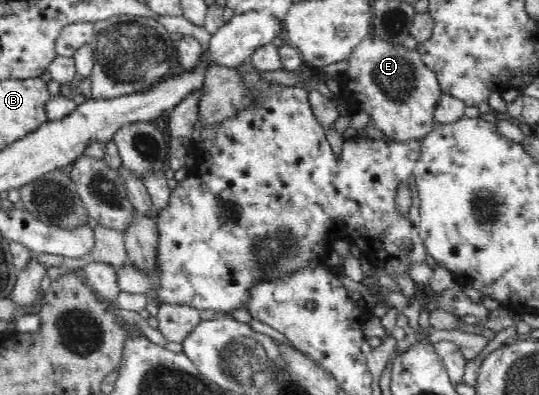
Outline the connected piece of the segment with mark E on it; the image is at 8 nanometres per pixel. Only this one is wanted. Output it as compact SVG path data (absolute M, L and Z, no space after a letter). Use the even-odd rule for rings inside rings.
M369 35L352 51L348 64L344 93L353 93L360 108L371 114L374 132L382 131L398 141L423 139L431 132L440 89L435 74L425 66L417 49L385 43Z

